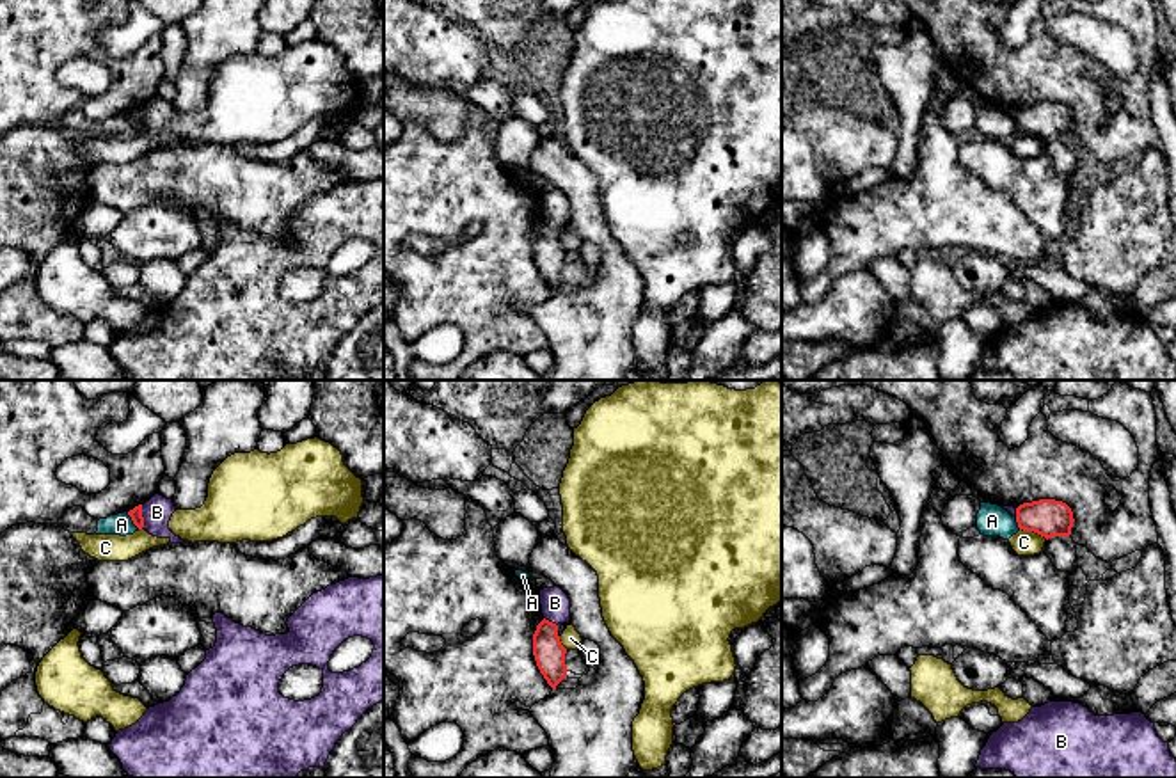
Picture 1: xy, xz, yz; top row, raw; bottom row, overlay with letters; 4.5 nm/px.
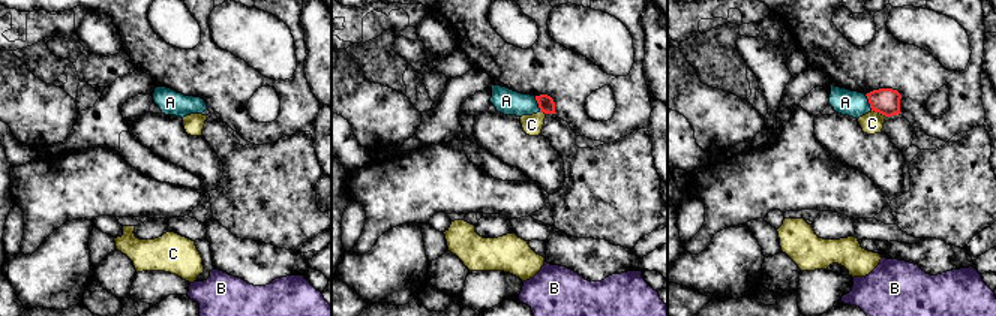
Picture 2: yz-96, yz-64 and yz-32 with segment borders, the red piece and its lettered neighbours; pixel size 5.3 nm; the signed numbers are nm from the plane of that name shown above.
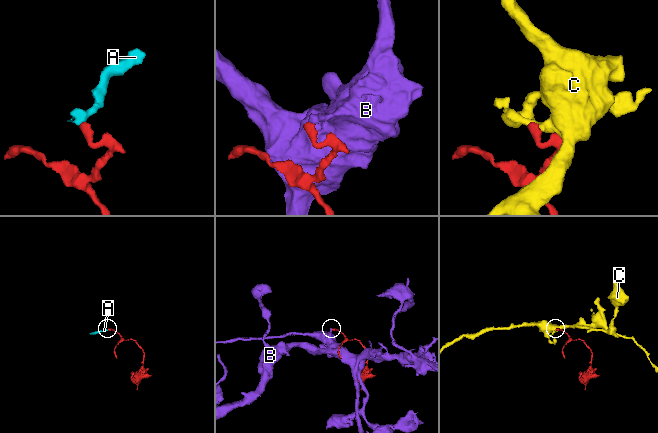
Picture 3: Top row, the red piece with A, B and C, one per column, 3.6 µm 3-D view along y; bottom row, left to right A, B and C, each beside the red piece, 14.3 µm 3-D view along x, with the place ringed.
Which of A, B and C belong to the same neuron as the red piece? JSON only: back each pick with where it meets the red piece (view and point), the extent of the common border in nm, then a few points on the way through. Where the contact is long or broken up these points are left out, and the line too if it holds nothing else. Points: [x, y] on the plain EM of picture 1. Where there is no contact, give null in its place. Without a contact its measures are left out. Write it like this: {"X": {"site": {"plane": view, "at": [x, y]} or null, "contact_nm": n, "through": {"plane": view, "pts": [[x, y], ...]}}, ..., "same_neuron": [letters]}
{"same_neuron": []}

